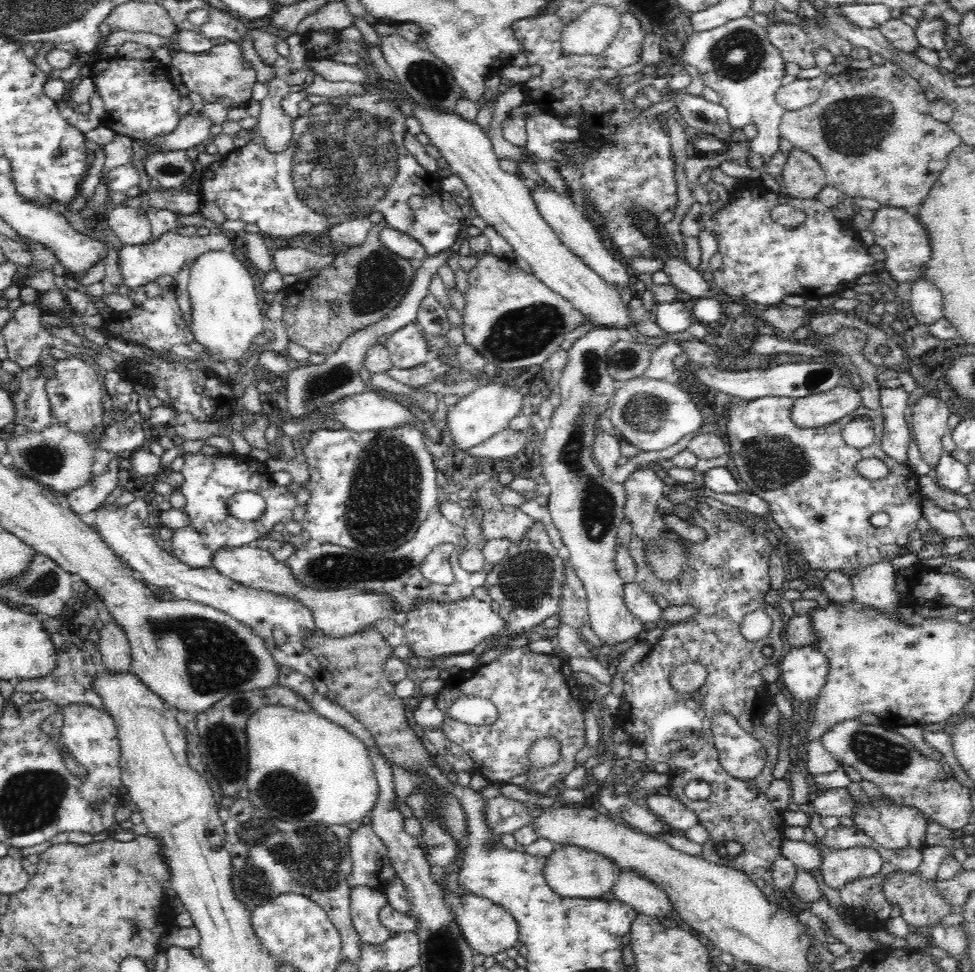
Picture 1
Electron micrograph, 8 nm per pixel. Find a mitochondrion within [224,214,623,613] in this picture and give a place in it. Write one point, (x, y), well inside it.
(382, 507)

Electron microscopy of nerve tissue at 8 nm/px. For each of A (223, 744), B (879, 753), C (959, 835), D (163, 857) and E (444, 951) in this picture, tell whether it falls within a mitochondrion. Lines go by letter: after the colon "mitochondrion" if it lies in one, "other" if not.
A: mitochondrion
B: mitochondrion
C: other
D: other
E: mitochondrion

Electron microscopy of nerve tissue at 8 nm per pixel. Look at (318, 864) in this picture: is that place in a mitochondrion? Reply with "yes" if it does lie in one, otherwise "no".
yes

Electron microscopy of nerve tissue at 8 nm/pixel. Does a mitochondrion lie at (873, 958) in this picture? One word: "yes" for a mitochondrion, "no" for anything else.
no

